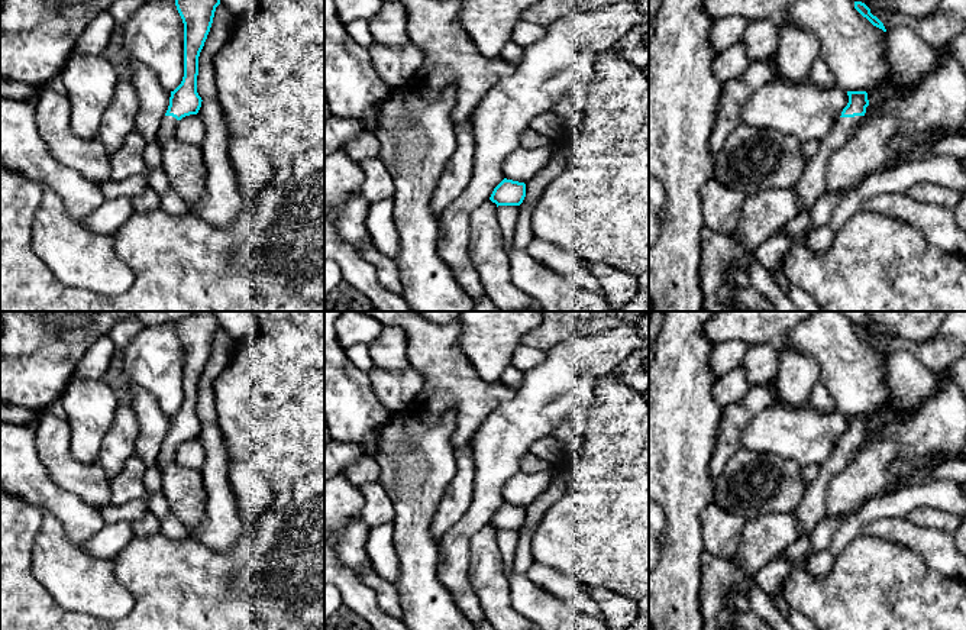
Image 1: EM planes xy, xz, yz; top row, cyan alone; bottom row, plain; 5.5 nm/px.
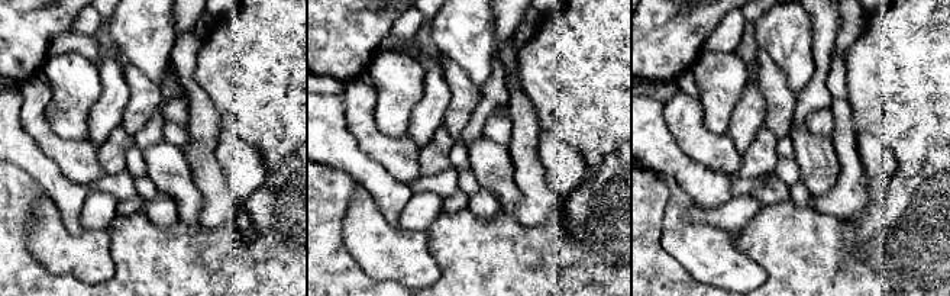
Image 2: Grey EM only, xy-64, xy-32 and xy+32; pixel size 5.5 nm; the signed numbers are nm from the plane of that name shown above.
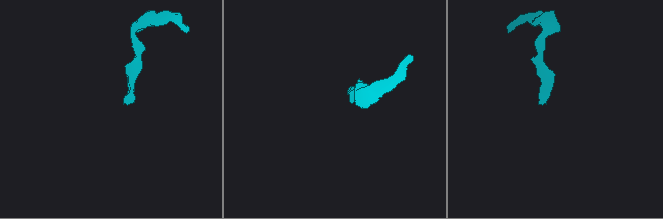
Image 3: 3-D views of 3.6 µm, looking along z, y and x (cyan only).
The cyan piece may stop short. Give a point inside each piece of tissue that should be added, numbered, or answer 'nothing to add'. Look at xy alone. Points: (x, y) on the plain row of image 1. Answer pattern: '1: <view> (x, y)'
1: xy (168, 449)

